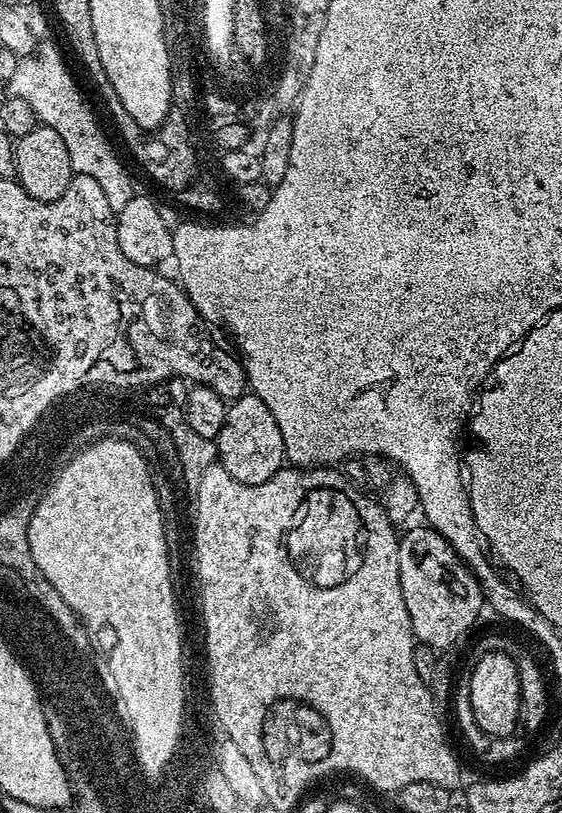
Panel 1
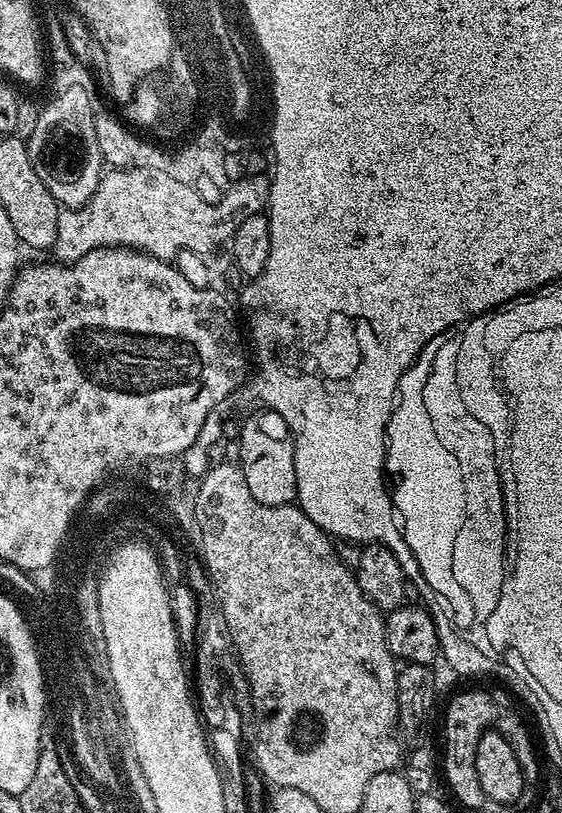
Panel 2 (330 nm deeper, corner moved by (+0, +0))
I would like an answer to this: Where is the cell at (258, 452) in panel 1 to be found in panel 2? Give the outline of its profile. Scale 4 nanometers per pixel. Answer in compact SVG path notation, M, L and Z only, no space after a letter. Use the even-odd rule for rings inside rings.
M259 410L248 421L240 424L238 466L250 486L250 494L262 506L282 506L296 500L296 471L294 470L294 446L292 432L286 426L282 414Z

